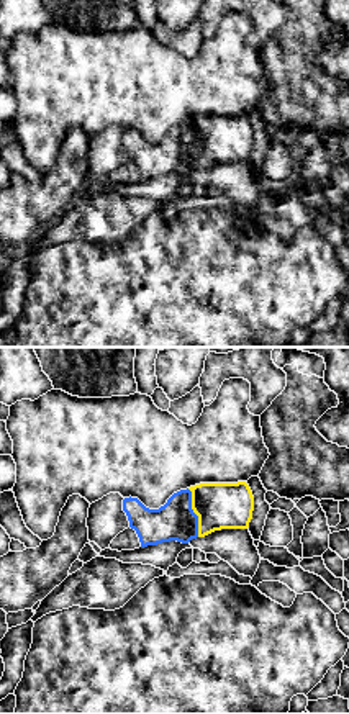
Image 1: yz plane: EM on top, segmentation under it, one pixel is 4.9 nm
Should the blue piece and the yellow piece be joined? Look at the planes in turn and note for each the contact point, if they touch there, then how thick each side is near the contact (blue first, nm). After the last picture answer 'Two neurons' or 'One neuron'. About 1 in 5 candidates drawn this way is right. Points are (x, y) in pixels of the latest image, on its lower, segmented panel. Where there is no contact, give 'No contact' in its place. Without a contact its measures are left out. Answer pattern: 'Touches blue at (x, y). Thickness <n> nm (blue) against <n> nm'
Touches blue at (194, 513). Thickness 190 nm (blue) against 220 nm

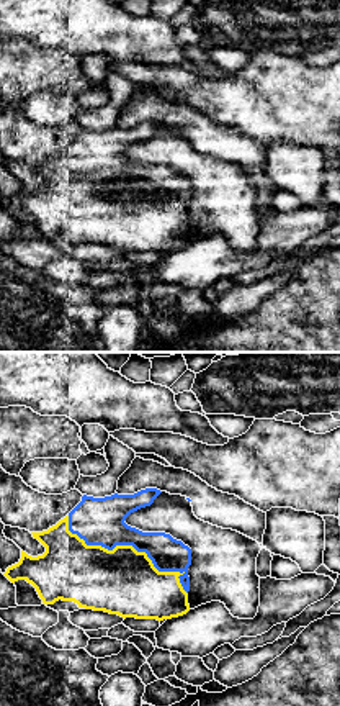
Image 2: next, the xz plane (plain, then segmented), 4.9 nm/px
Touches blue at (129, 544). Thickness 240 nm (blue) against 320 nm

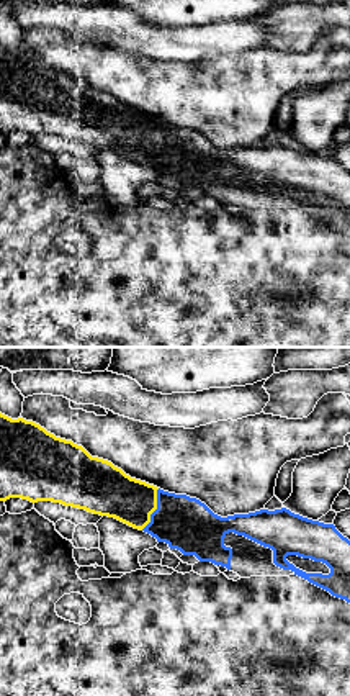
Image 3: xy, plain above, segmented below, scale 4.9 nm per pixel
Touches blue at (156, 510). Thickness 260 nm (blue) against 240 nm

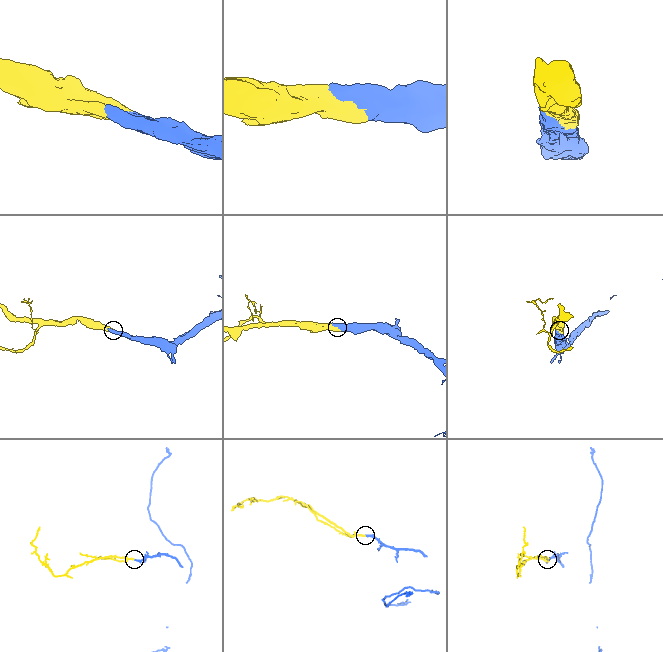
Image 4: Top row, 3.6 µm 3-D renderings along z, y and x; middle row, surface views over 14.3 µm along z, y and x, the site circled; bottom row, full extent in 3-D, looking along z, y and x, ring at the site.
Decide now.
One neuron

